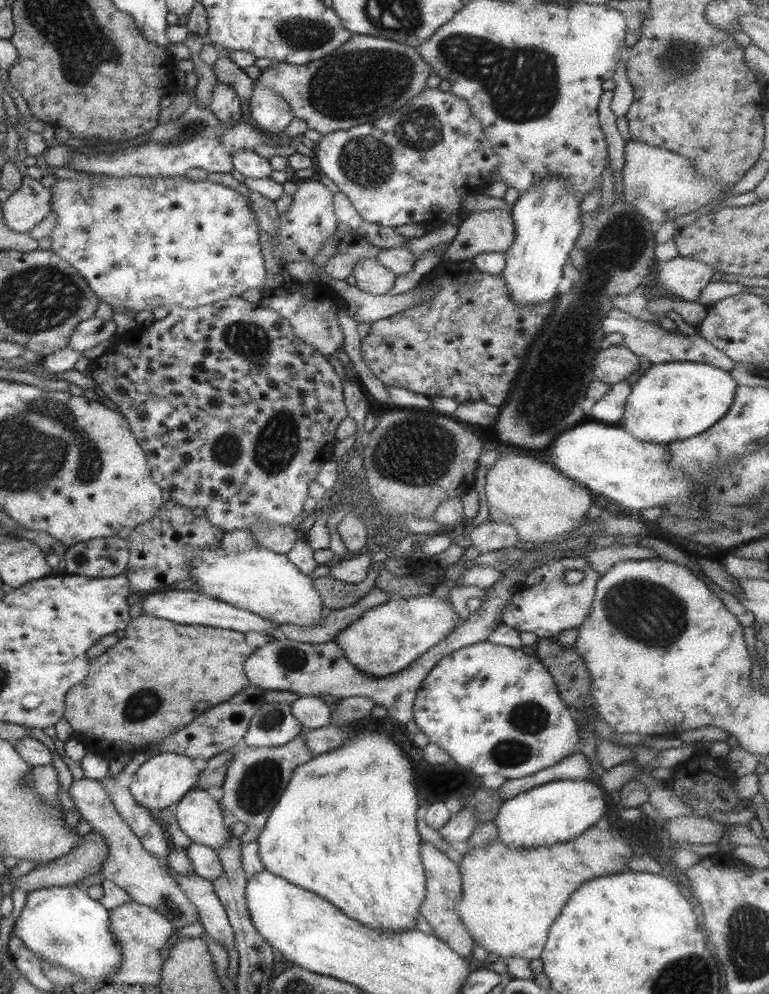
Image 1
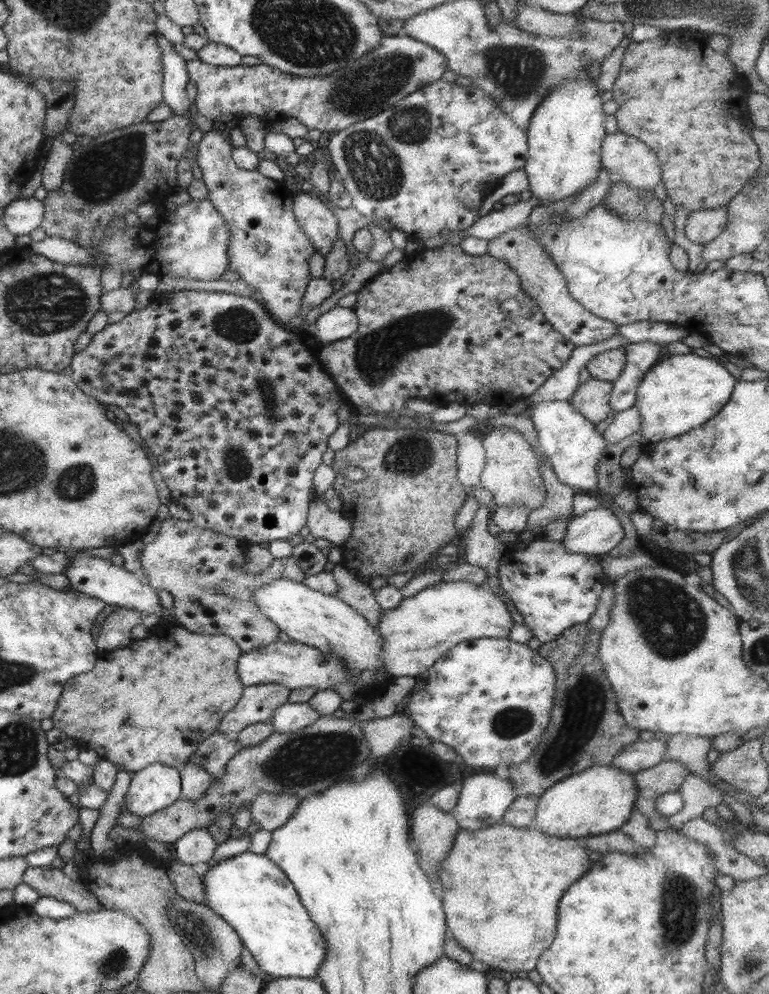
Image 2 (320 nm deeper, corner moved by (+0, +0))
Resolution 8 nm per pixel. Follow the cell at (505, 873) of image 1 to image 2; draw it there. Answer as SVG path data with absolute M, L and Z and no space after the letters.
M497 822L485 829L460 829L454 834L449 854L439 866L442 910L452 939L469 952L472 960L485 966L516 973L533 970L539 954L553 942L557 900L569 884L589 870L589 853L579 840L549 836L535 826L518 829L509 823Z

